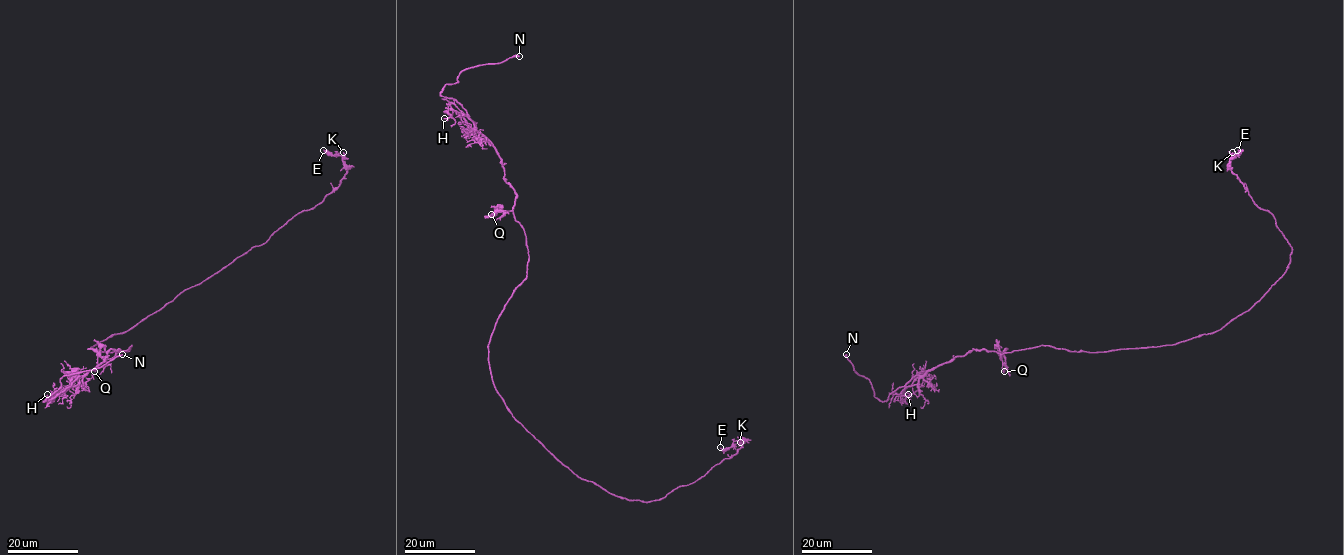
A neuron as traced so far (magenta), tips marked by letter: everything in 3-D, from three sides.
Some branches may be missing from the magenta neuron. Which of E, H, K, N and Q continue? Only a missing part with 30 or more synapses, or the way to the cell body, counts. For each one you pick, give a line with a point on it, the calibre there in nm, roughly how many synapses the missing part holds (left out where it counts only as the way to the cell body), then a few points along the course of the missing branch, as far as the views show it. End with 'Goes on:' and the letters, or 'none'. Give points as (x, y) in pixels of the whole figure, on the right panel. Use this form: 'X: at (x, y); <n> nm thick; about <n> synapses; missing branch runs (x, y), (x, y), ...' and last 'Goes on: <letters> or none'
N: at (846, 354); 280 nm thick; missing branch runs (846, 354), (848, 351), (843, 349), (835, 333)
Goes on: N

